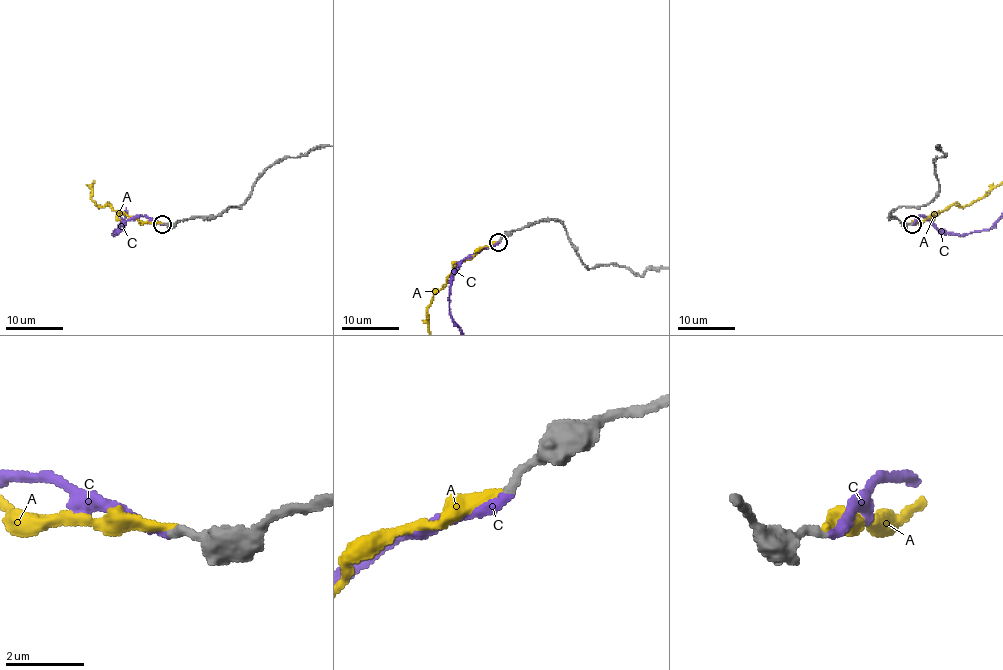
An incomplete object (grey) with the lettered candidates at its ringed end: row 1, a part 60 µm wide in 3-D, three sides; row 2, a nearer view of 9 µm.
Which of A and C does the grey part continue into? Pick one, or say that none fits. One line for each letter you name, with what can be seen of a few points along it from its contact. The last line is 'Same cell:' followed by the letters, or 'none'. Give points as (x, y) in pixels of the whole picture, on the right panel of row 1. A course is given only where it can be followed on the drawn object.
Same cell: C

